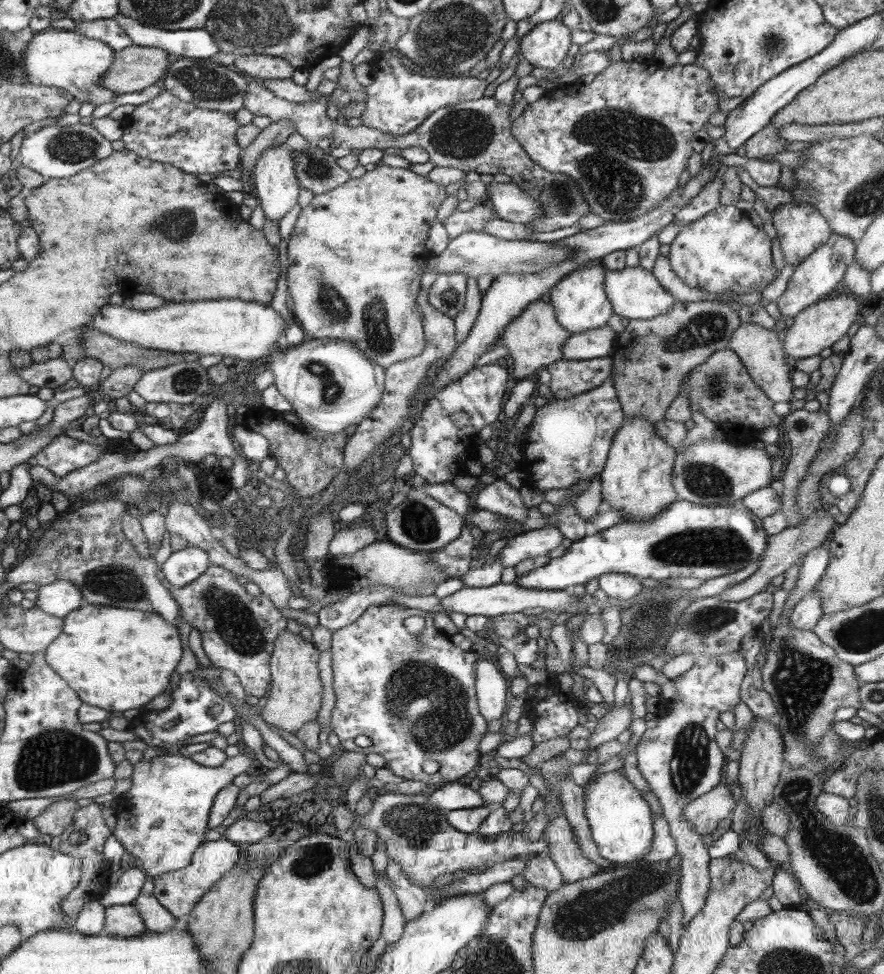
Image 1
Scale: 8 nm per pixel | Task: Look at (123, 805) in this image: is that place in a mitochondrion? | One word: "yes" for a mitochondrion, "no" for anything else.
no

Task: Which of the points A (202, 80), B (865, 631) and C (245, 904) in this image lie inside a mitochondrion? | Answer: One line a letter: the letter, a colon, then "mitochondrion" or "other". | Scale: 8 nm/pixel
A: mitochondrion
B: mitochondrion
C: other

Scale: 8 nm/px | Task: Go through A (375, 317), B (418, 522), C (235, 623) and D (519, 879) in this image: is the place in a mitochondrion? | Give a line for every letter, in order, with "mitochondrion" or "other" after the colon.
A: mitochondrion
B: mitochondrion
C: mitochondrion
D: other

